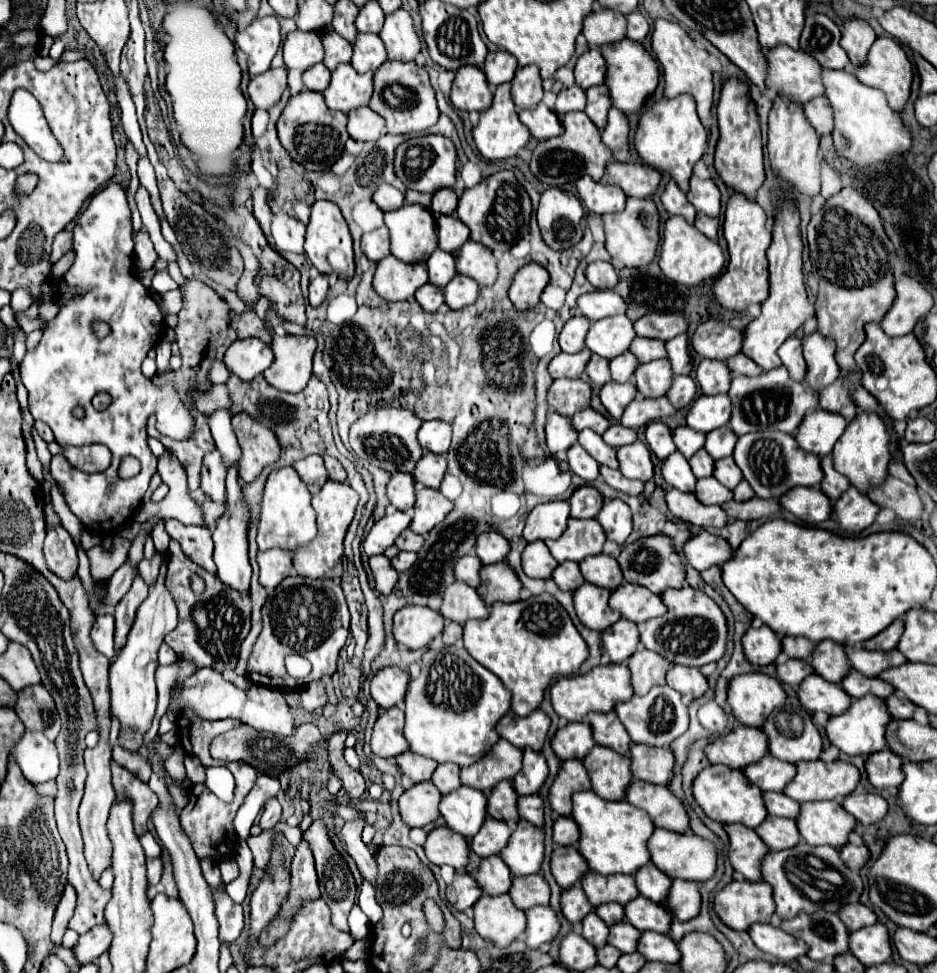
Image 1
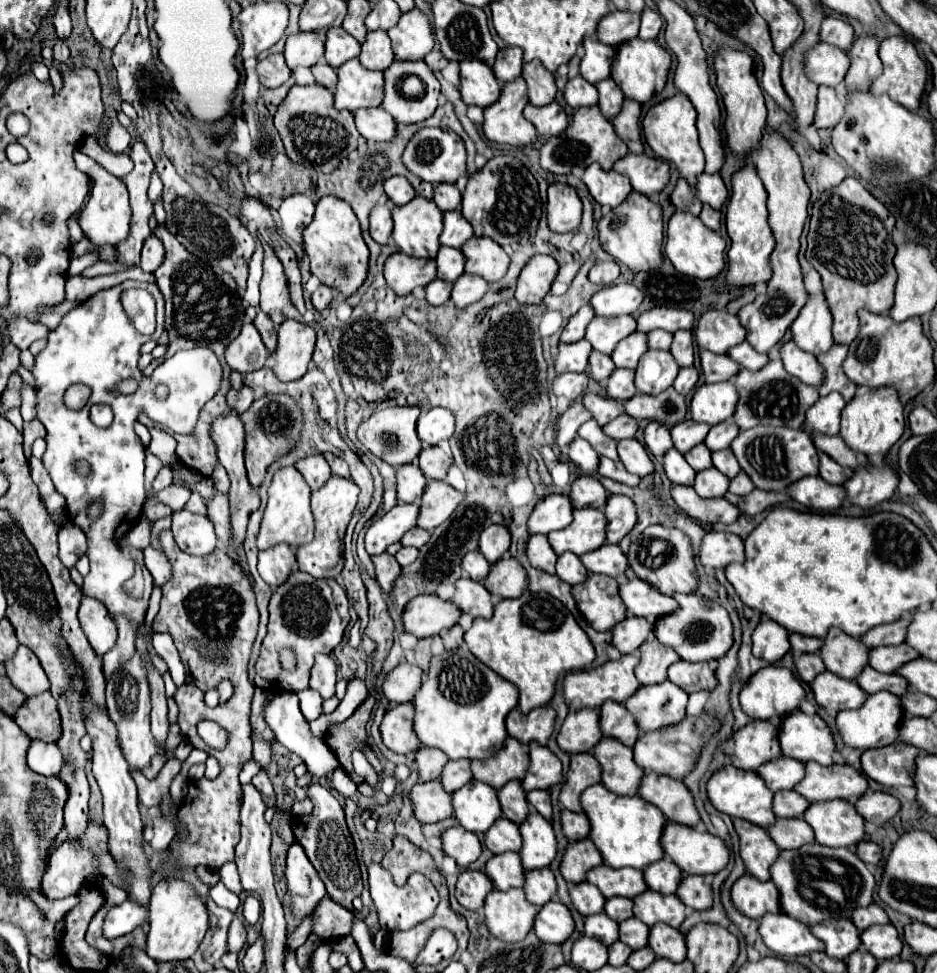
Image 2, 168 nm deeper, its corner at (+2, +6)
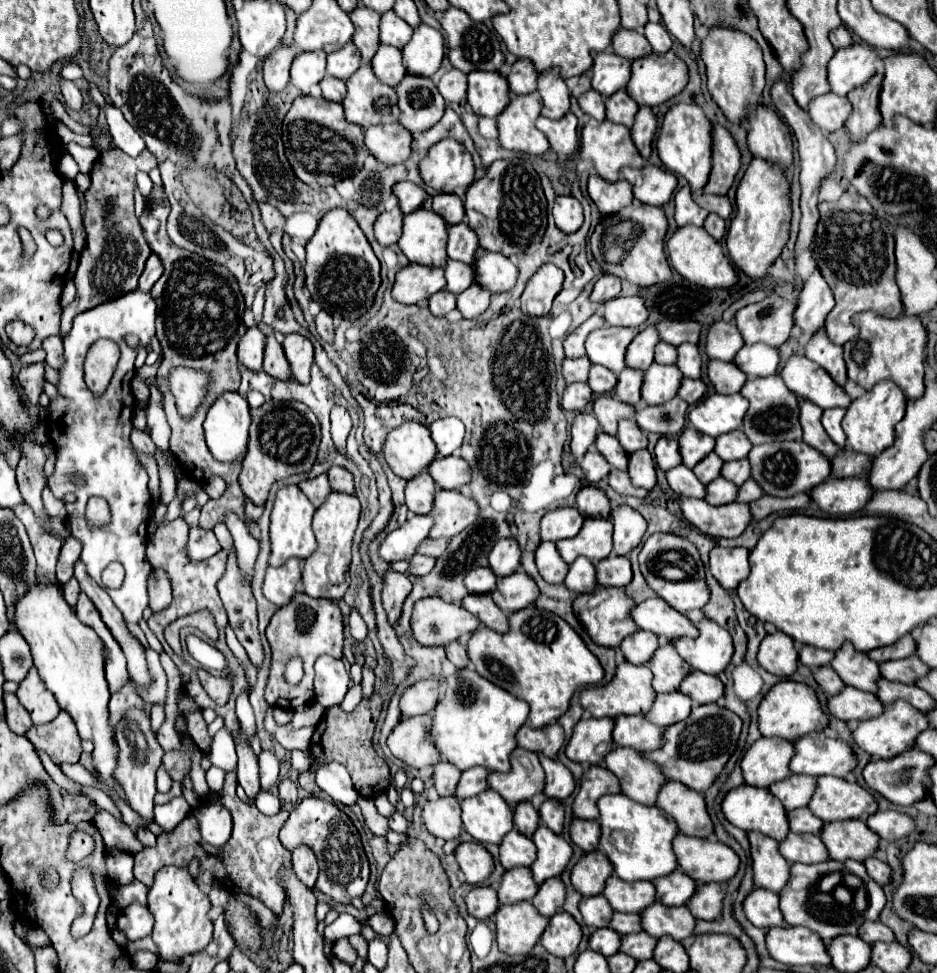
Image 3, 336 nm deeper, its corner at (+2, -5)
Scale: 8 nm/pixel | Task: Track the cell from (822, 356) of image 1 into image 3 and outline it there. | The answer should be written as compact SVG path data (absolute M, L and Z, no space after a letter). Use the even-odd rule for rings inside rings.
M816 268L812 276L804 282L802 294L800 294L800 304L794 312L796 326L806 334L812 336L818 328L824 326L824 320L828 312L834 306L834 296L826 280L820 276L820 270Z

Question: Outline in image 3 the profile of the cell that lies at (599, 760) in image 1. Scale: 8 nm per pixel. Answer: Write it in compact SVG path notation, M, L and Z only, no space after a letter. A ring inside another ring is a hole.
M616 746L604 760L604 766L620 780L622 794L634 802L652 806L666 782L666 776L646 756L632 748Z

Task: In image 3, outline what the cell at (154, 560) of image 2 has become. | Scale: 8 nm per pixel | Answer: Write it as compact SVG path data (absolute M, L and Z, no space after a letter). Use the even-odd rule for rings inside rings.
M152 570L150 578L148 578L148 594L150 594L152 612L160 612L170 606L172 588L170 588L170 580L164 570Z

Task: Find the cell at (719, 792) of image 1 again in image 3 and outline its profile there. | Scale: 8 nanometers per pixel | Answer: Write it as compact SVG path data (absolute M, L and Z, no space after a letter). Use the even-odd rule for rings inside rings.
M748 784L732 788L722 800L722 812L726 820L740 830L756 830L778 842L788 834L786 810L768 788Z

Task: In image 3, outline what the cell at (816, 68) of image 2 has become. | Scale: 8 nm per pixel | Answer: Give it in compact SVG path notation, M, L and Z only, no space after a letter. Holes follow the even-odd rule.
M854 42L848 48L836 50L828 64L828 82L832 92L846 96L850 90L864 86L876 74L876 48Z

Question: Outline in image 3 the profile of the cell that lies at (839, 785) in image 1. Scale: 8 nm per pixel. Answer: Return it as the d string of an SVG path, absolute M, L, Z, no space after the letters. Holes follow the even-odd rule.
M820 776L808 808L824 822L836 822L860 816L868 818L878 810L878 804L876 798L858 784L842 778Z

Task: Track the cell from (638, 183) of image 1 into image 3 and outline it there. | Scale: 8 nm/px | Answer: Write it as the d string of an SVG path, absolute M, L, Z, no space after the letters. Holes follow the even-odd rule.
M646 164L640 170L622 168L620 174L624 180L628 180L632 184L634 196L640 202L650 204L650 206L664 206L672 198L676 184L678 184L678 180L672 172L650 166L650 164Z

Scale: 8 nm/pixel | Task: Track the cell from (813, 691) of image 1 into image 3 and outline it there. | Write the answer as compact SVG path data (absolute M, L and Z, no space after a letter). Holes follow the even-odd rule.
M846 686L840 694L828 698L828 710L832 716L848 720L870 720L884 712L884 704L876 700L876 694Z

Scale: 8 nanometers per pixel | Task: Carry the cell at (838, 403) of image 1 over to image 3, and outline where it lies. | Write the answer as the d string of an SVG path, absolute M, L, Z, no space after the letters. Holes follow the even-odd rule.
M824 328L816 332L816 336L812 336L806 344L806 356L820 364L840 386L846 384L846 364L842 358L842 346L832 344Z

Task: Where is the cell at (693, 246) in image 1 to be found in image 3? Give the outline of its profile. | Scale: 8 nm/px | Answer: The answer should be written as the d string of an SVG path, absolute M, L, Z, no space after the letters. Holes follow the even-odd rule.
M700 226L678 228L672 234L672 238L666 242L666 248L668 248L668 256L670 256L674 270L680 276L684 276L686 280L690 280L692 284L698 284L698 286L704 286L704 288L730 288L738 282L736 268L726 258L722 246Z

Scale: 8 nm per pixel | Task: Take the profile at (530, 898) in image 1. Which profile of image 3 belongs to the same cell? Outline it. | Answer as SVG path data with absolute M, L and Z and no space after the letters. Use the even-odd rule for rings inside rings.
M550 878L546 880L540 888L538 894L532 898L532 904L542 916L552 918L558 910L562 910L562 904L566 900L566 888L560 878Z

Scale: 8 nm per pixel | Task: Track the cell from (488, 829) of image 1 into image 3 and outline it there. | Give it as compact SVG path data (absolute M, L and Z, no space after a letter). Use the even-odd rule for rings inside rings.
M516 830L508 832L500 844L500 862L502 866L514 868L514 866L530 866L532 860L536 860L536 846L532 840Z

